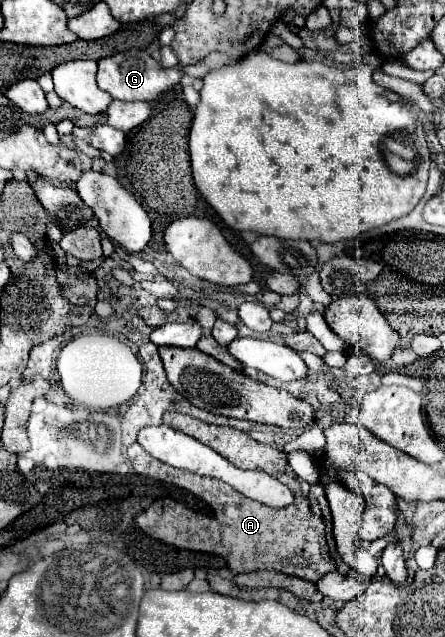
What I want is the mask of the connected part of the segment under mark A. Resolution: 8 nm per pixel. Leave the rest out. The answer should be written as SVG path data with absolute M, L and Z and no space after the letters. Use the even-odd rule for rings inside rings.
M139 443L129 447L129 459L135 471L143 477L153 477L157 481L173 483L181 489L191 491L209 505L209 513L193 511L169 497L157 499L147 511L137 518L138 527L145 533L179 549L189 549L203 553L221 555L227 559L233 573L249 573L257 569L273 569L285 575L293 575L311 583L317 583L325 573L335 569L335 561L327 551L325 541L325 523L321 517L315 517L309 507L309 499L301 493L301 485L293 473L283 473L283 483L293 491L295 501L283 509L271 509L259 501L251 501L237 493L235 489L219 483L211 477L201 477L189 471L175 469L153 459ZM203 517L215 517L217 525L203 525Z

